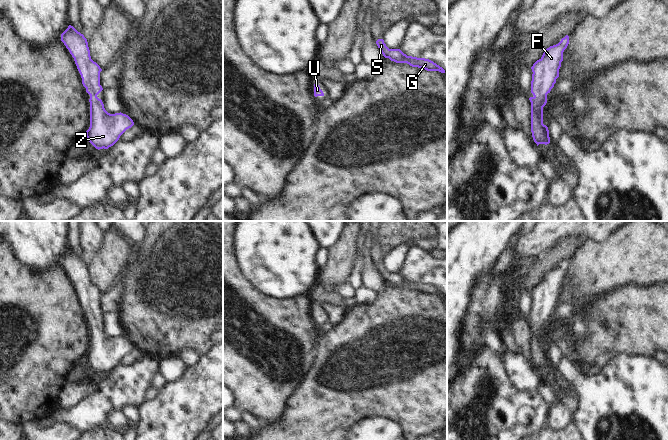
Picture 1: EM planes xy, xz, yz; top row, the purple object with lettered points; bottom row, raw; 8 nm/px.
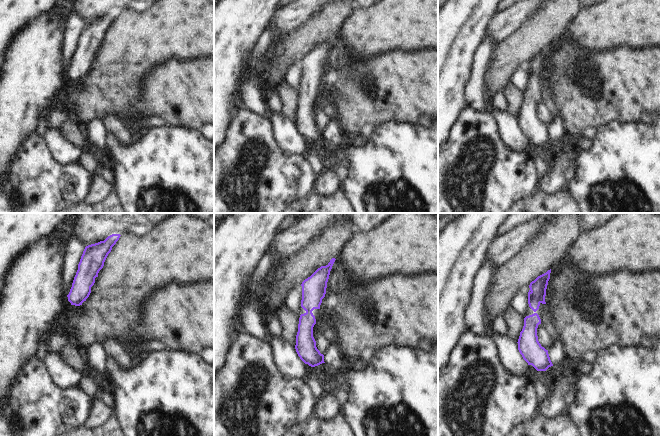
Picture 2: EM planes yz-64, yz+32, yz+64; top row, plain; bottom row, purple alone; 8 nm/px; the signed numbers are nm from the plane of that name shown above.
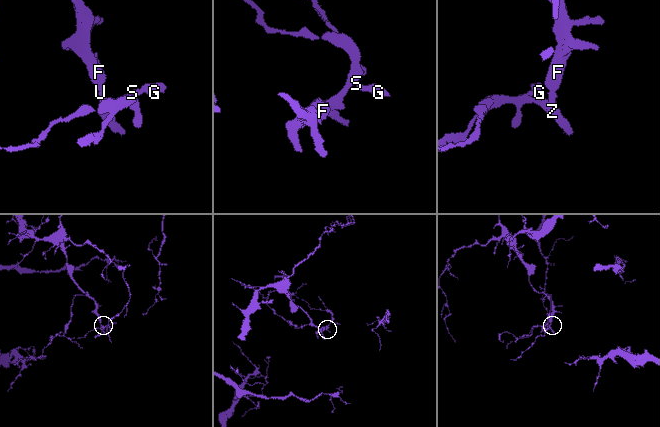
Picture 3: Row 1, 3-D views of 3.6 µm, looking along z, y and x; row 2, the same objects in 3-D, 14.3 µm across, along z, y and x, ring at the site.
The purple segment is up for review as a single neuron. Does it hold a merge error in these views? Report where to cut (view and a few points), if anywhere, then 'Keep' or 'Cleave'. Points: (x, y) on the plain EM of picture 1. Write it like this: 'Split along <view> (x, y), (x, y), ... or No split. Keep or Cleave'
No split. Keep

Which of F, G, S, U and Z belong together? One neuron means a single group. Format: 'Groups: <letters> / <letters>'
Groups: F G S U Z

